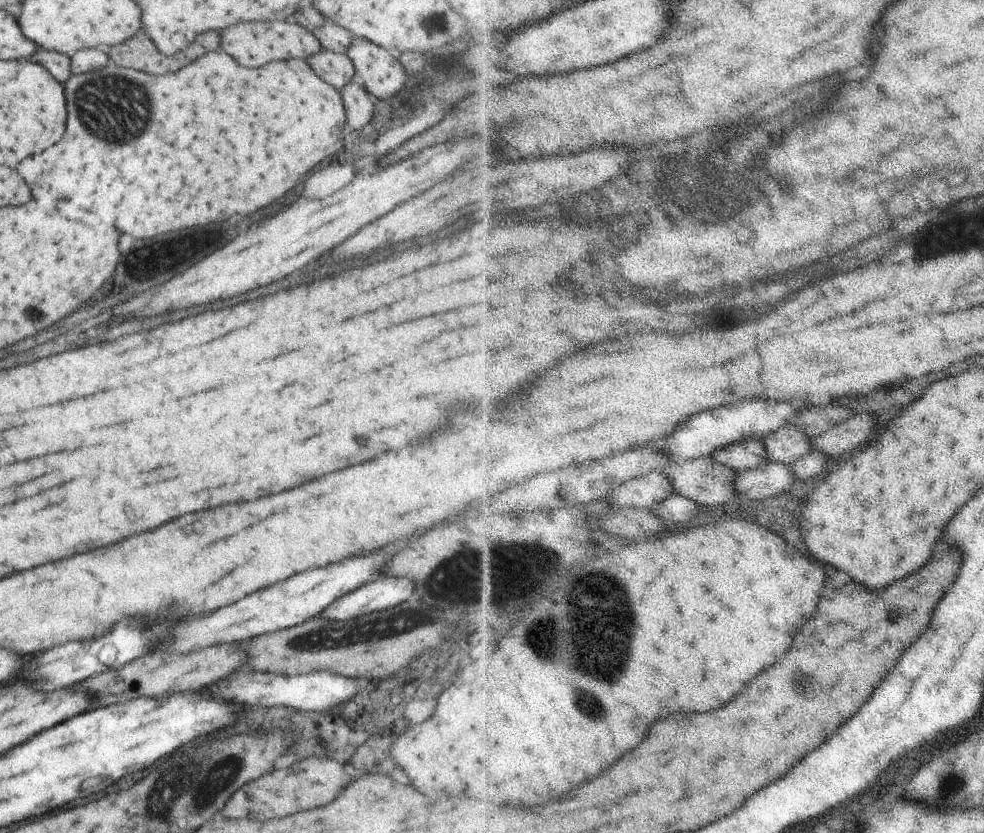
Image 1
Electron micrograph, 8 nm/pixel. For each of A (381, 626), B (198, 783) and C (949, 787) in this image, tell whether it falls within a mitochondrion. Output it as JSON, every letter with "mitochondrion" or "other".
{"A":"mitochondrion","B":"mitochondrion","C":"mitochondrion"}

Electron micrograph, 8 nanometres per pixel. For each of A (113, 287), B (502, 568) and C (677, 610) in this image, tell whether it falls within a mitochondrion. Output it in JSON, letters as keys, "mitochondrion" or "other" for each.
{"A":"other","B":"mitochondrion","C":"other"}

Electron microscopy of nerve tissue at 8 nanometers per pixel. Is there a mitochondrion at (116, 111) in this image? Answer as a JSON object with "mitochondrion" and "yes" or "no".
{"mitochondrion":"yes"}

